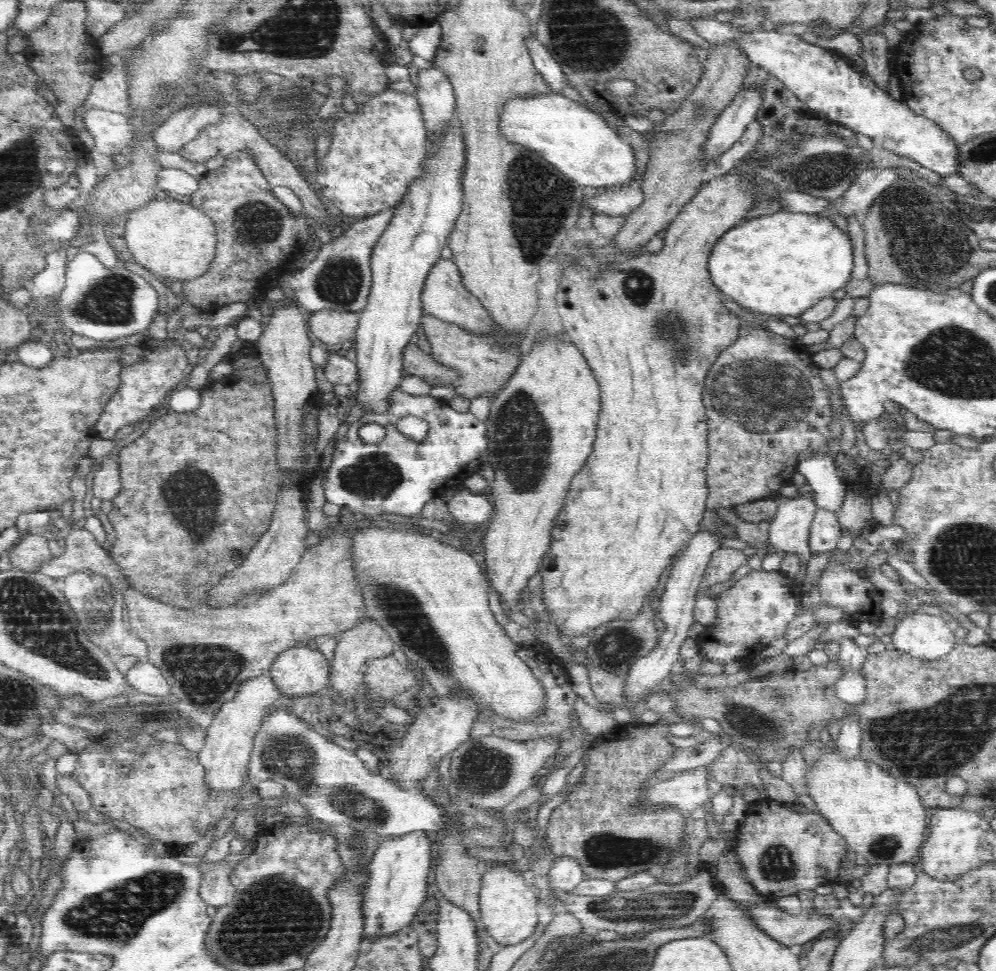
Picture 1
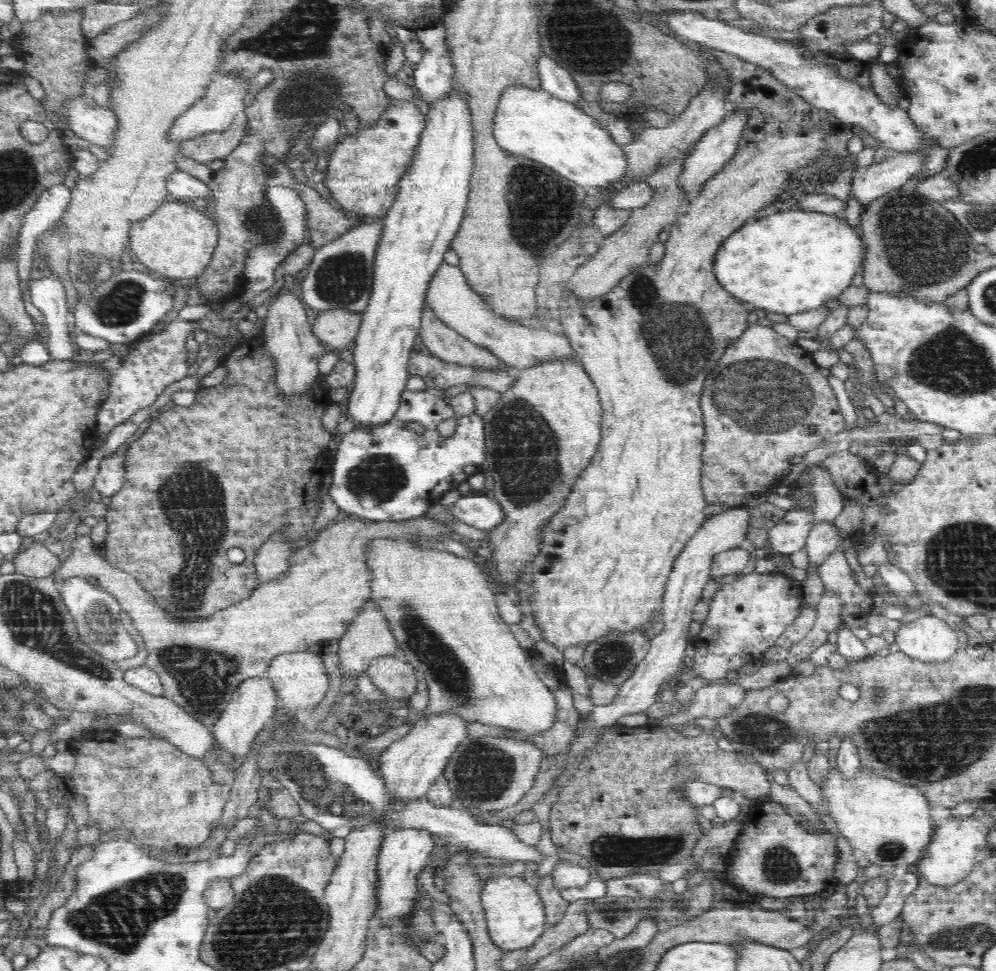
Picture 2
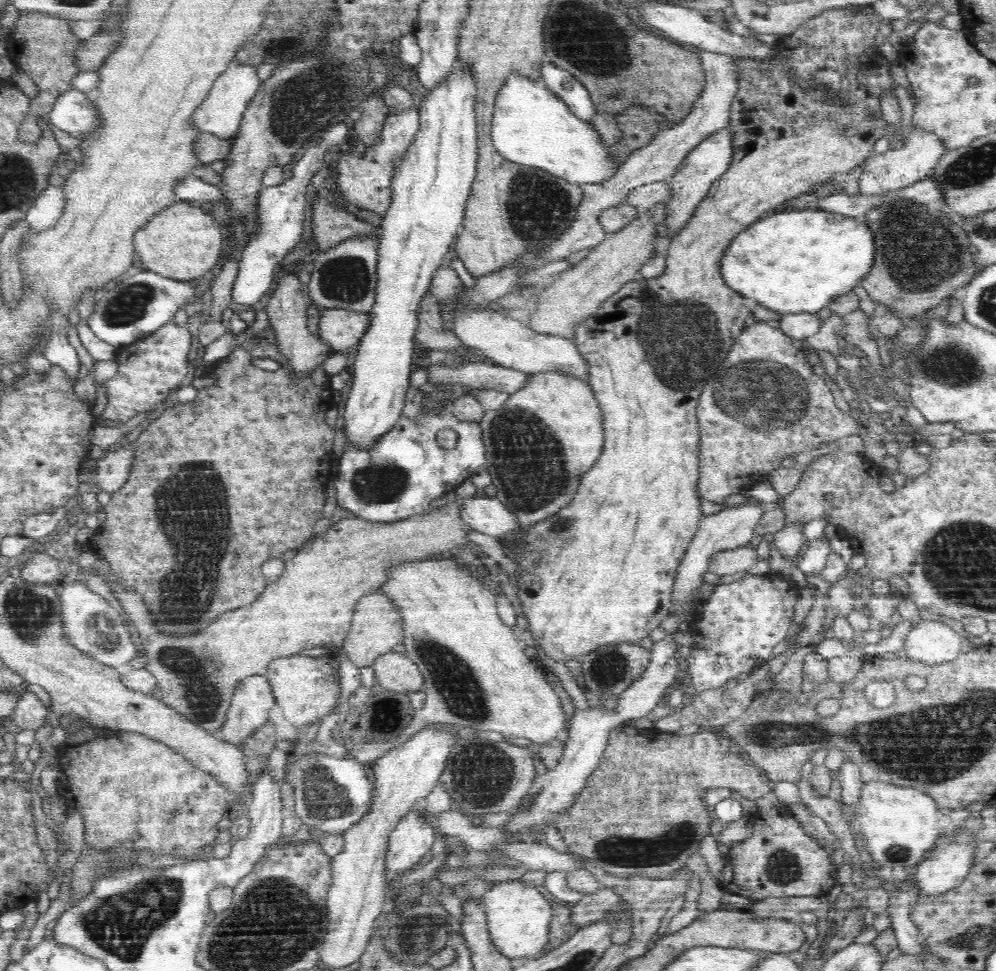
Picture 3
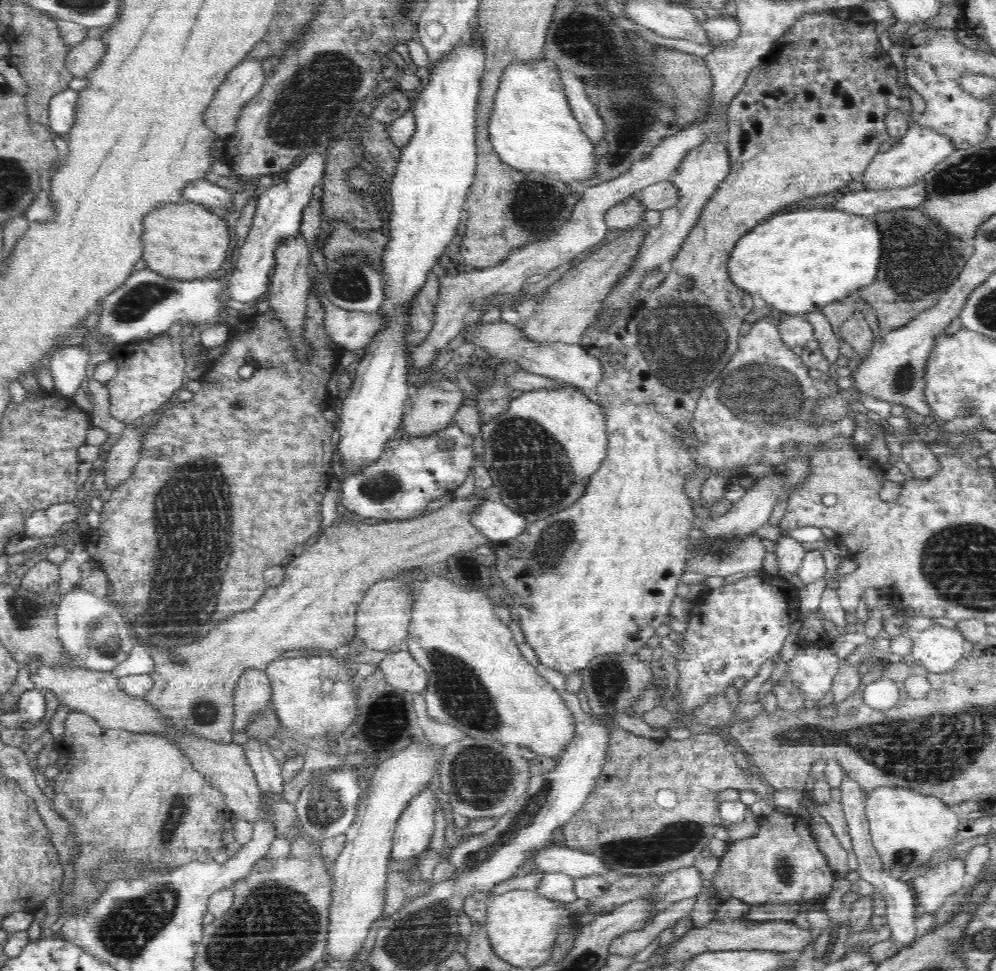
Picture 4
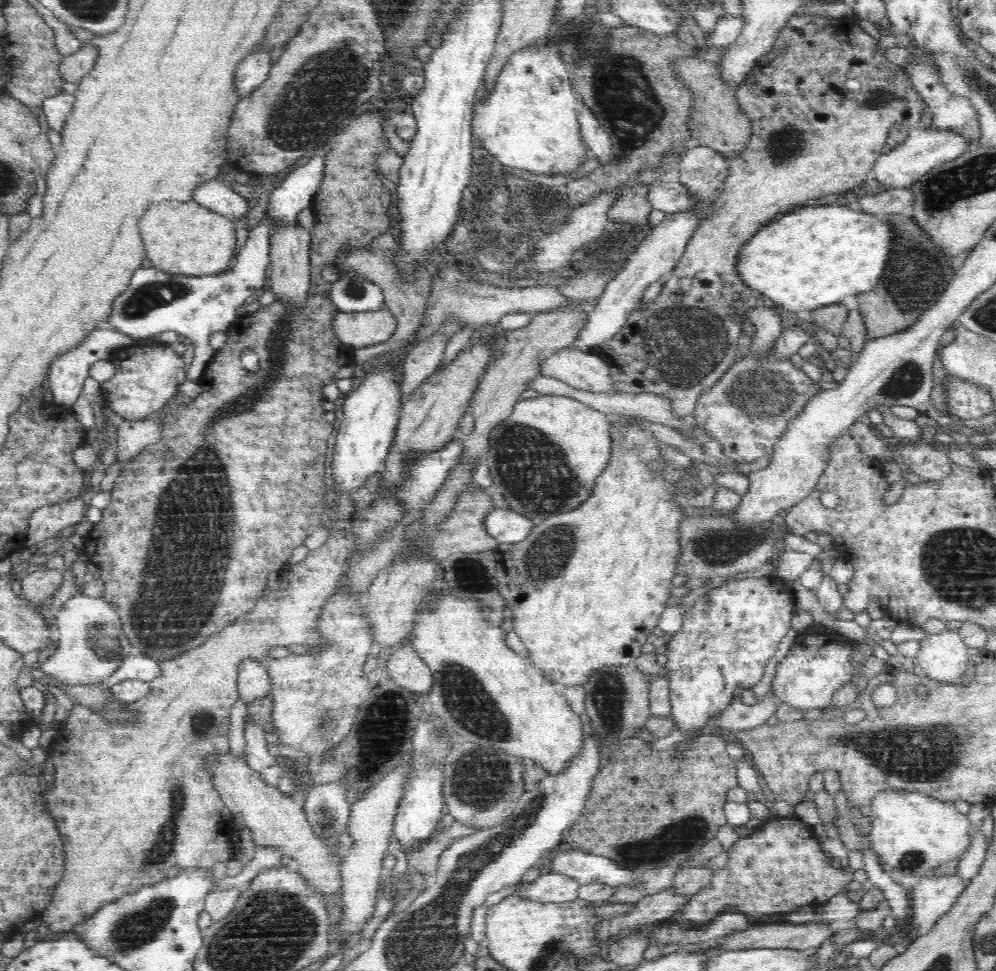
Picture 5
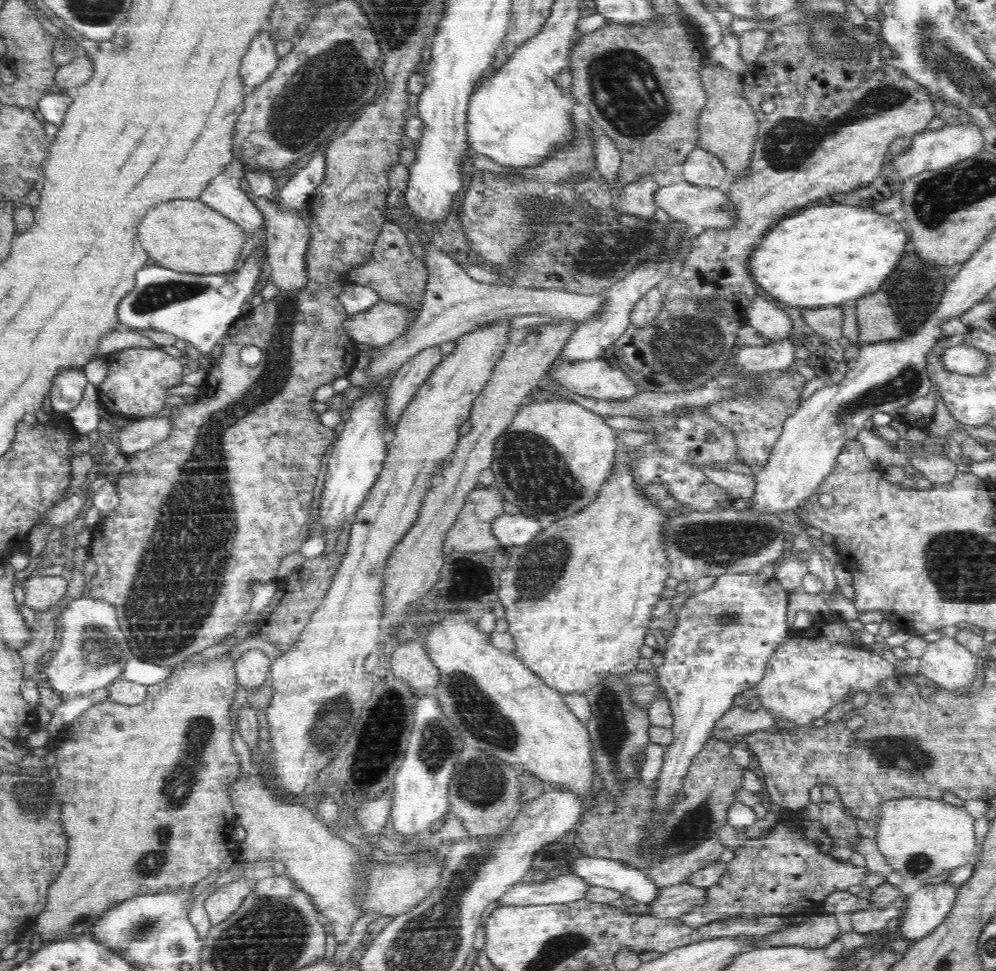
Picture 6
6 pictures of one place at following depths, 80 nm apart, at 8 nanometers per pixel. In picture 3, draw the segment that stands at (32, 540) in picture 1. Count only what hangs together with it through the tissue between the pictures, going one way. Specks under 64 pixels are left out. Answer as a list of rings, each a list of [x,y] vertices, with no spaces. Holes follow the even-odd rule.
[[[46,553],[27,556],[20,564],[21,577],[24,580],[35,581],[36,584],[57,582],[60,578],[60,561]]]

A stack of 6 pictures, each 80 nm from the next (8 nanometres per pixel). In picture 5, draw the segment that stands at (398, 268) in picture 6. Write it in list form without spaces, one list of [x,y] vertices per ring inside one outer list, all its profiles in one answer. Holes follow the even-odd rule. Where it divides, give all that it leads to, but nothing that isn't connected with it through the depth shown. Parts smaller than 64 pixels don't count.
[[[389,230],[377,236],[366,246],[366,248],[354,248],[354,250],[346,250],[346,252],[340,252],[343,254],[335,261],[335,268],[339,272],[353,271],[355,274],[359,274],[364,280],[368,282],[374,282],[379,285],[384,295],[384,302],[386,308],[388,308],[394,317],[396,317],[396,332],[390,336],[386,342],[380,342],[378,344],[371,344],[364,348],[358,348],[354,350],[354,363],[362,365],[368,363],[375,356],[383,355],[386,352],[392,352],[398,350],[398,348],[409,348],[409,346],[415,341],[416,331],[420,328],[424,313],[426,310],[426,303],[431,293],[433,275],[426,271],[420,271],[418,278],[414,282],[403,282],[399,276],[397,276],[396,269],[394,269],[394,254],[397,249],[396,236],[391,234]]]

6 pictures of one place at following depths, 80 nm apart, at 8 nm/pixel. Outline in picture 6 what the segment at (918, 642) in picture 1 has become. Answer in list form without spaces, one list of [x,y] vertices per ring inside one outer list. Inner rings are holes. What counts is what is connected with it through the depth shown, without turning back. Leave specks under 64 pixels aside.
[[[946,636],[928,644],[919,658],[919,673],[946,690],[970,689],[977,679],[977,659],[956,638]]]

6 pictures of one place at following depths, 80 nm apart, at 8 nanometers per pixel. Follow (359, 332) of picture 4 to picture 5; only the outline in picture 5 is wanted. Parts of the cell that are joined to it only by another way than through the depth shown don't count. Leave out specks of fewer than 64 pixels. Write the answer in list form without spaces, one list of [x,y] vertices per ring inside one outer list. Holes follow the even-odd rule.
[[[386,306],[356,313],[337,311],[331,326],[340,342],[358,349],[386,342],[396,332],[396,317]]]

